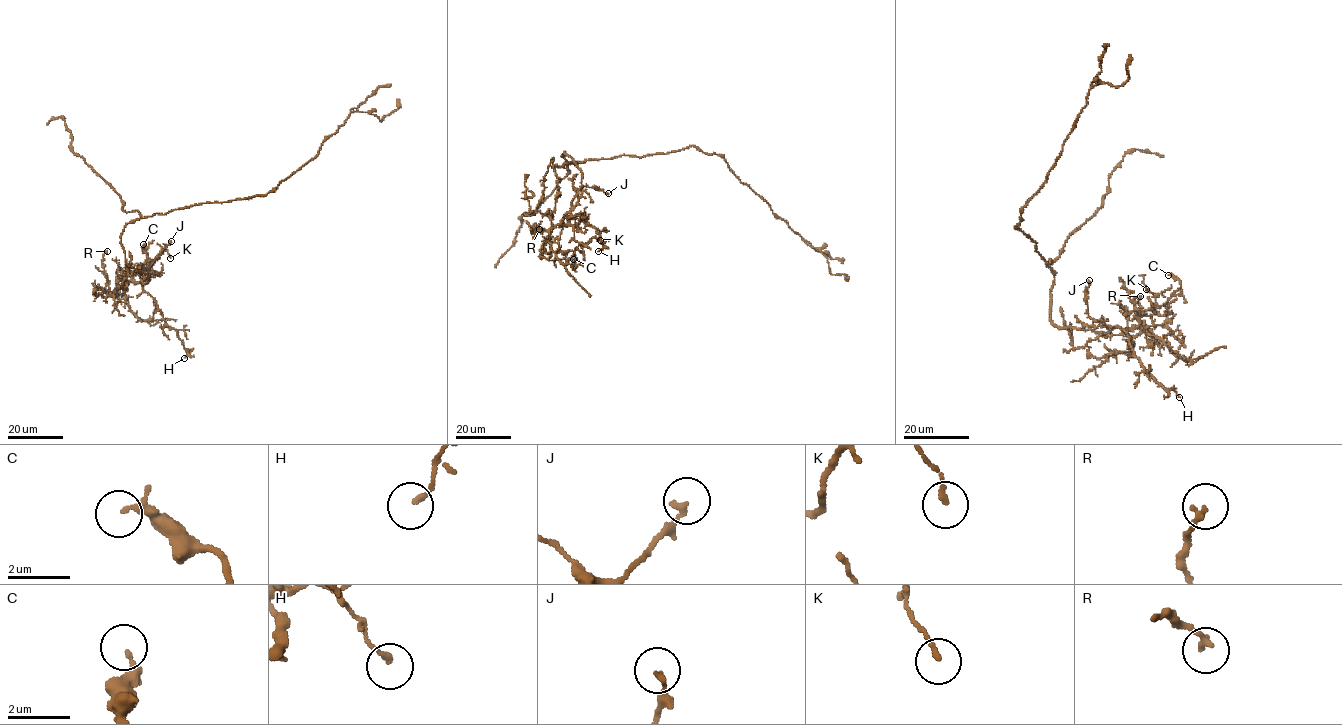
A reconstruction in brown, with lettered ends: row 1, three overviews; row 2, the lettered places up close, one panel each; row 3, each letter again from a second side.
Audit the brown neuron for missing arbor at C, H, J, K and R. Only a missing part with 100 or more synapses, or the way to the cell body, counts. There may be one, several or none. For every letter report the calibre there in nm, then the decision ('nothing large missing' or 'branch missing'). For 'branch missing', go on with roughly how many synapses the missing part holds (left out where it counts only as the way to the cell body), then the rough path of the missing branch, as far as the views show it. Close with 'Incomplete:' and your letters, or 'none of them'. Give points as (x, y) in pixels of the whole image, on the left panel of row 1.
C: 170 nm thick; nothing large missing
H: 160 nm thick; nothing large missing
J: 140 nm thick; nothing large missing
K: 140 nm thick; nothing large missing
R: 190 nm thick; nothing large missing
Incomplete: none of them

